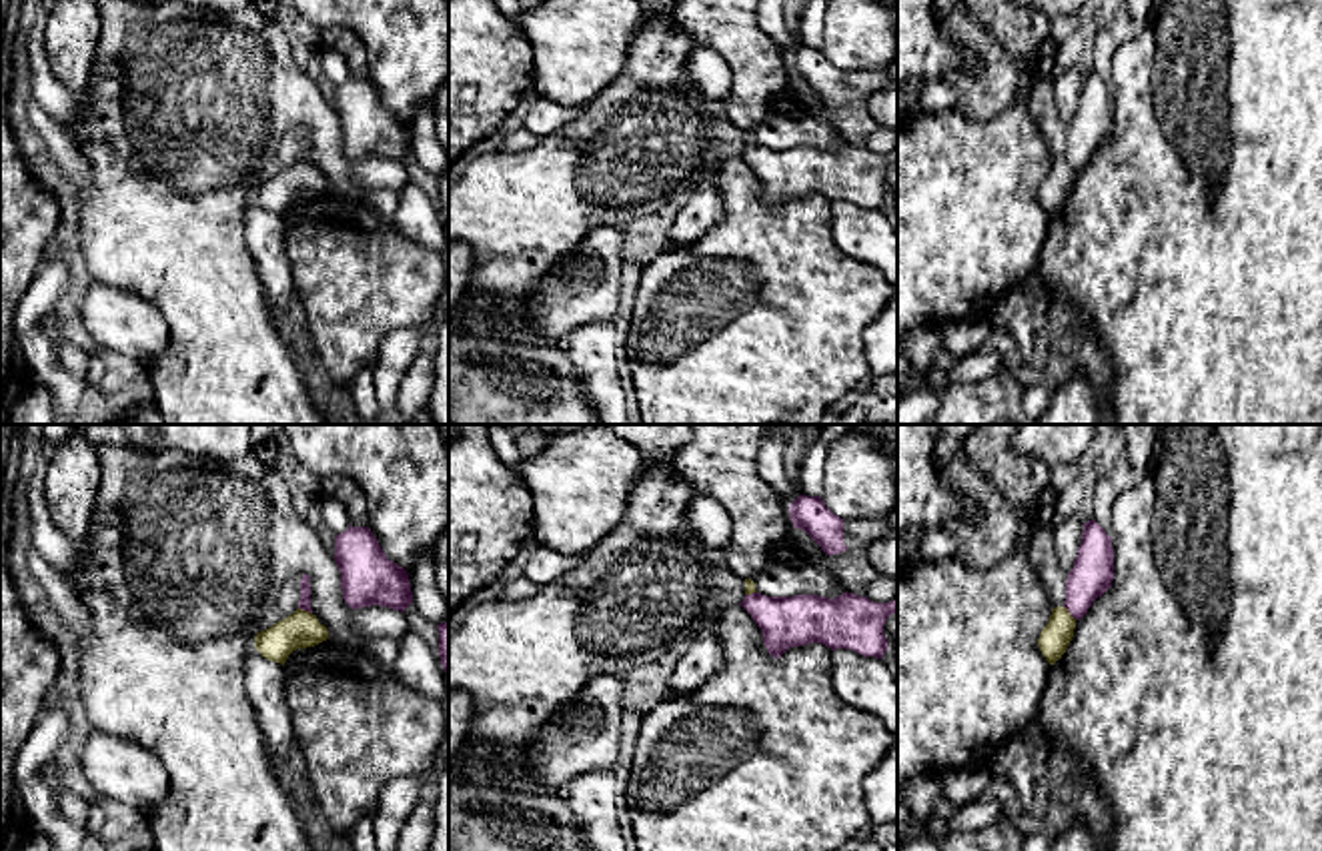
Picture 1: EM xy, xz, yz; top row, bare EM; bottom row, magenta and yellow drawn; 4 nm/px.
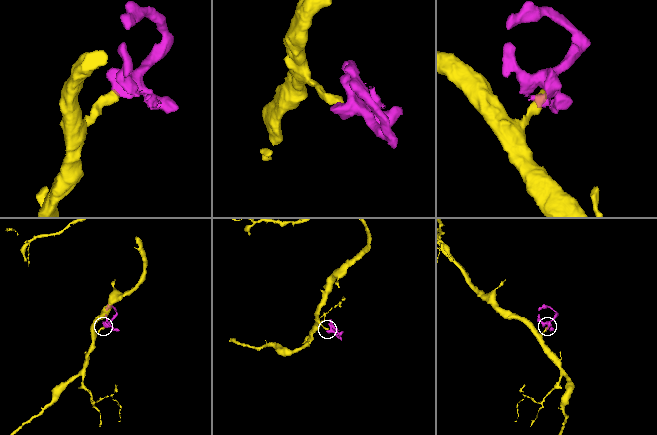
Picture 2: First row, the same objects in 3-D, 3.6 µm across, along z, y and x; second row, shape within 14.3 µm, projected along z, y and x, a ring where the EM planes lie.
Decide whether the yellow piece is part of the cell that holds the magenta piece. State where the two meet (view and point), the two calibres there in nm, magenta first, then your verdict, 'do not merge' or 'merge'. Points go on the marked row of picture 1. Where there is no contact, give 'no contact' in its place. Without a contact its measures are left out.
yz (1070, 613) | 170/120 nm | do not merge

